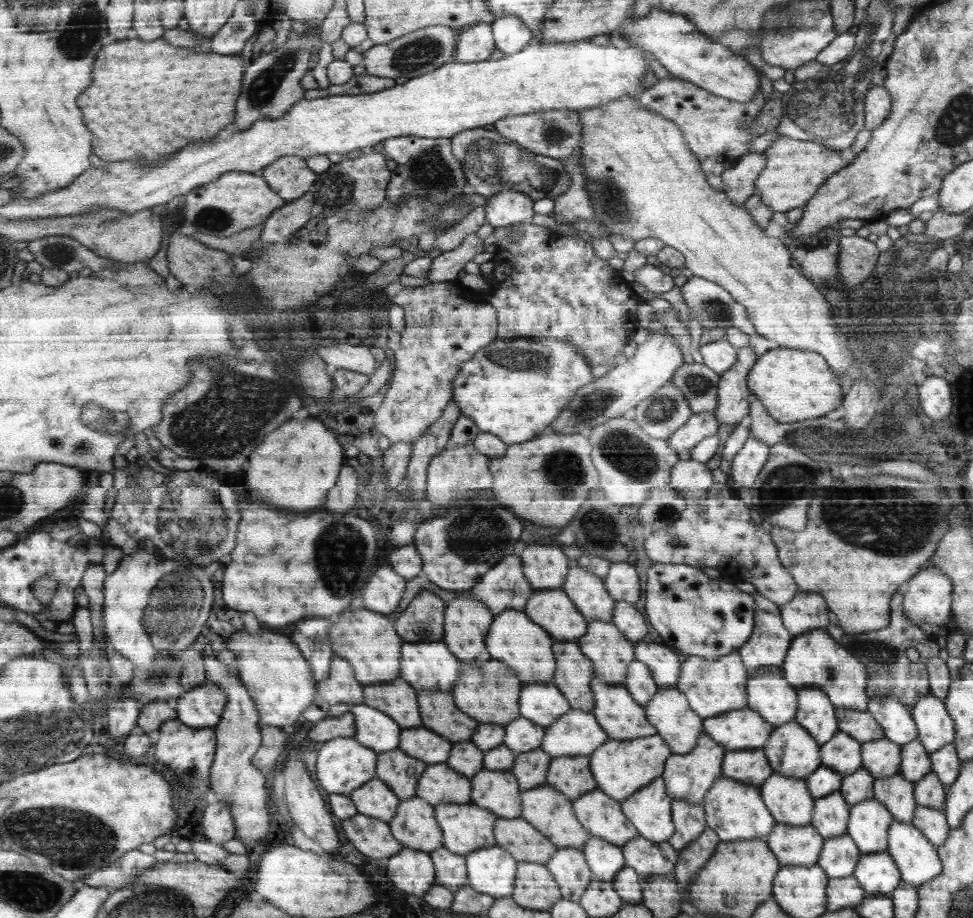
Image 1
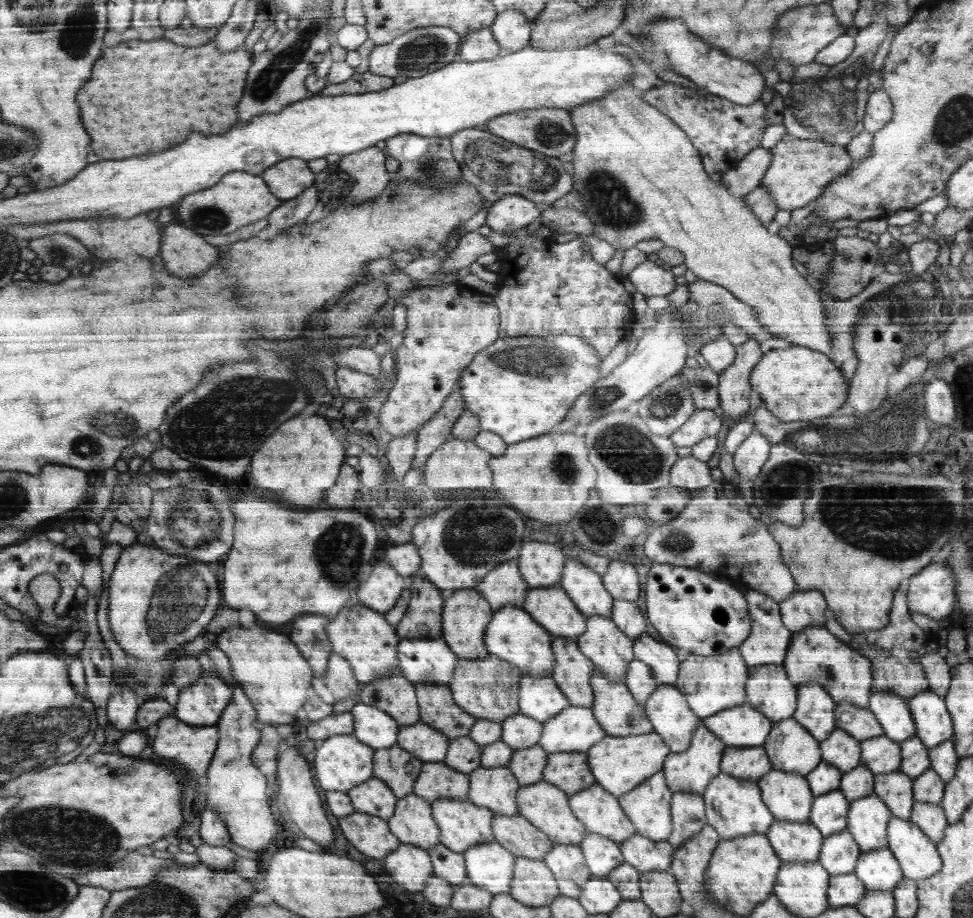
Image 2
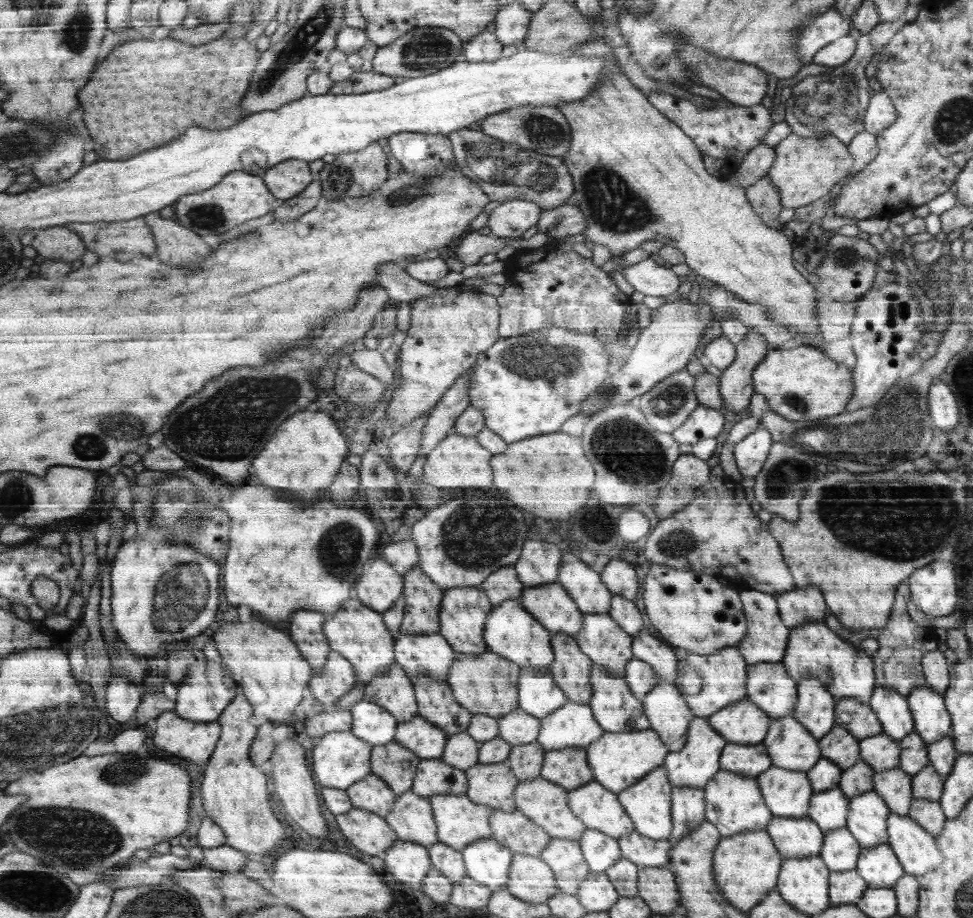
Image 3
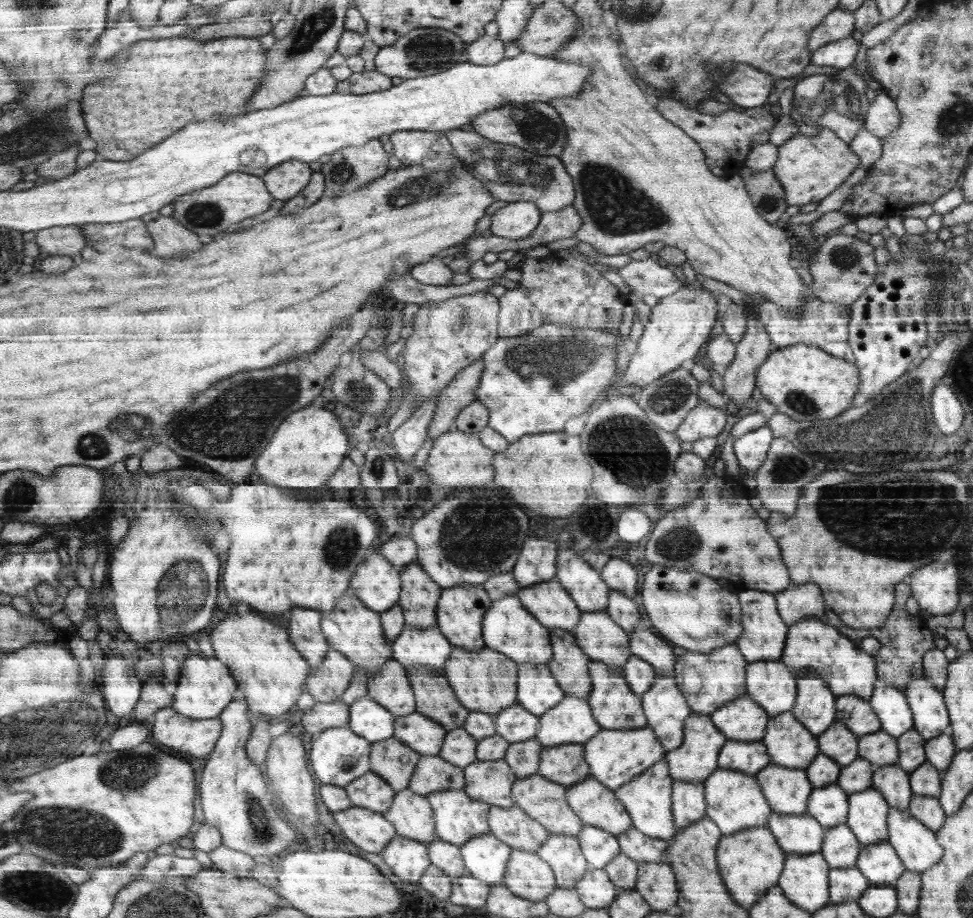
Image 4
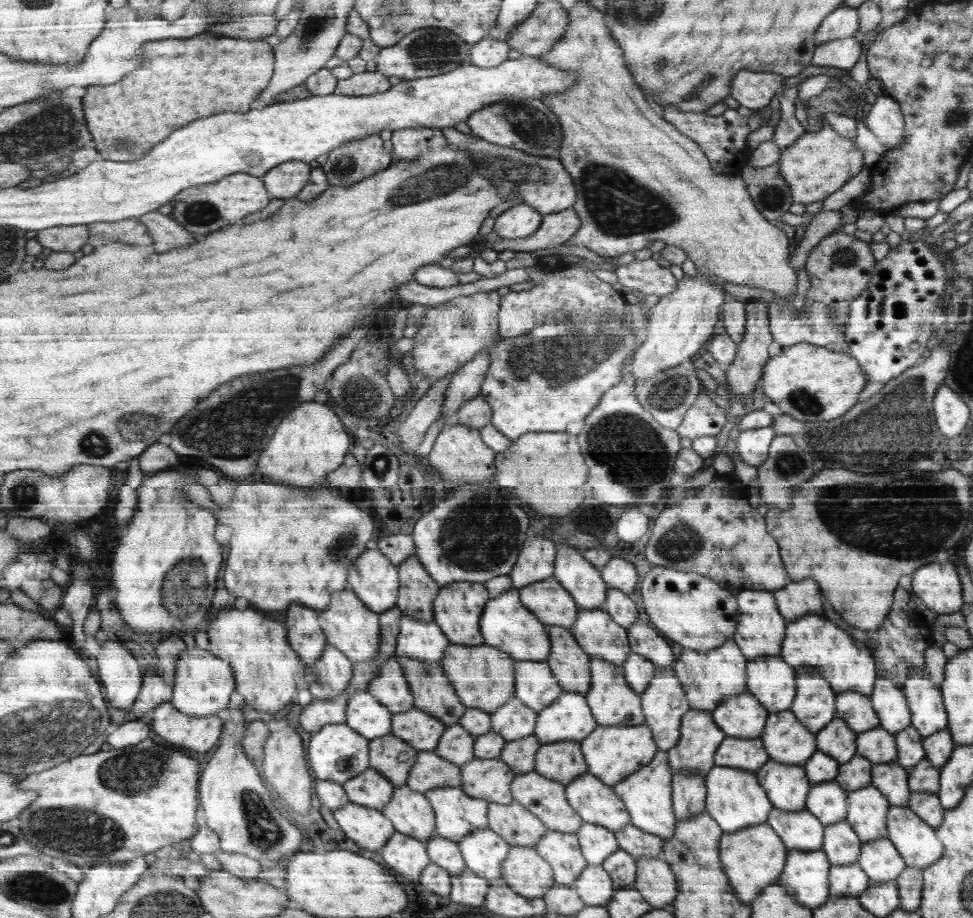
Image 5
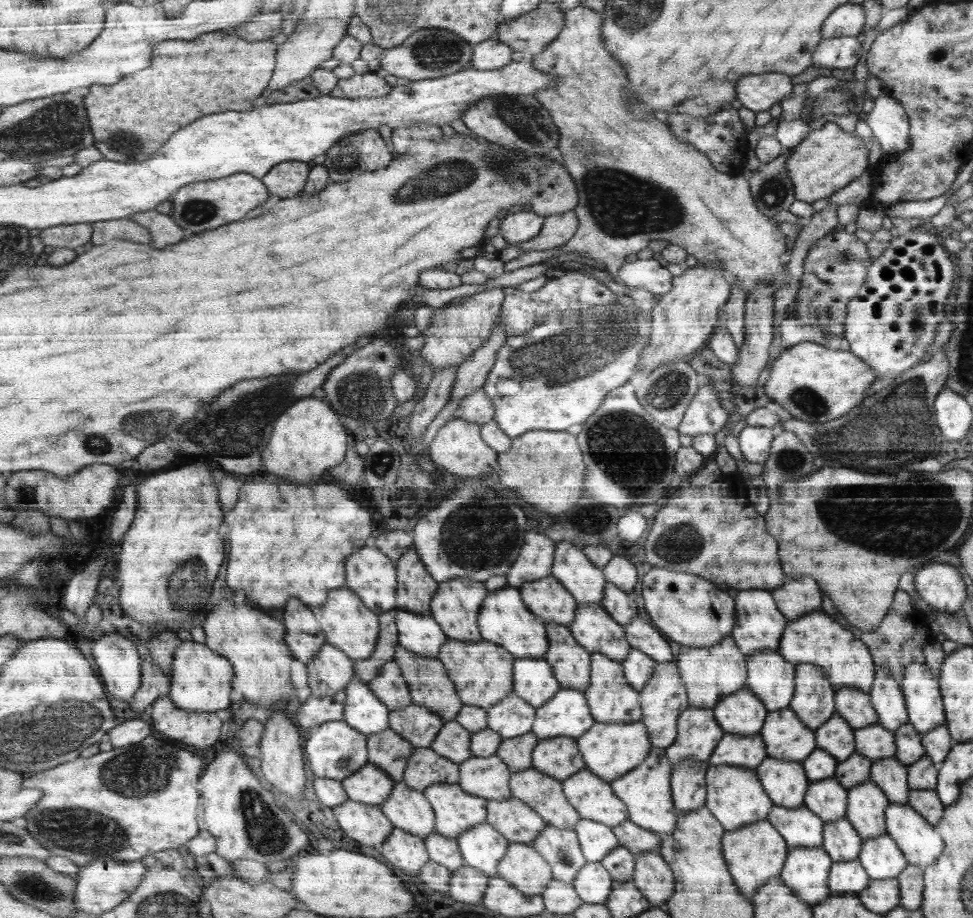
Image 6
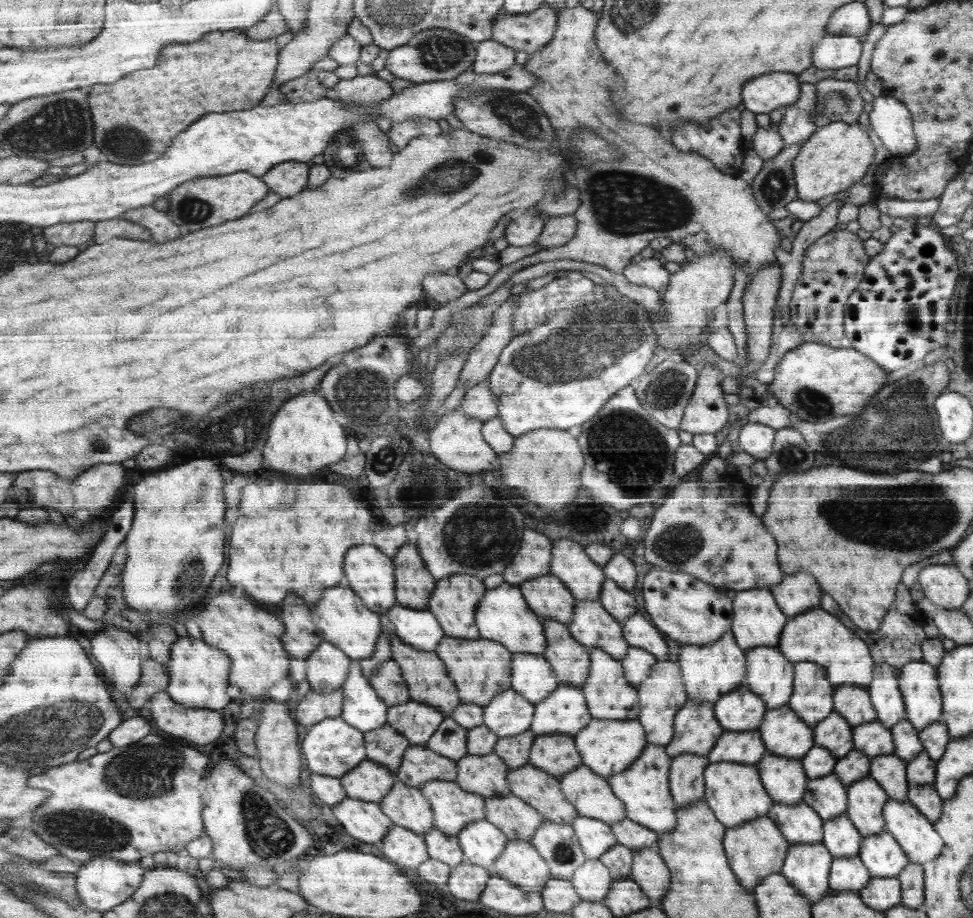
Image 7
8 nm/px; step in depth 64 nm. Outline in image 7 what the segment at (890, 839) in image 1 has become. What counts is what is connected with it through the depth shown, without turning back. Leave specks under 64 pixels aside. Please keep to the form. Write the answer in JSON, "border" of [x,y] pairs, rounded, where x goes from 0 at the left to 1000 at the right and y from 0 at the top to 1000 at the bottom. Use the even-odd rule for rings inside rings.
{"border":[[[913,871],[908,881],[911,904],[919,910],[935,939],[949,942],[966,932],[968,911],[943,879],[933,871]]]}

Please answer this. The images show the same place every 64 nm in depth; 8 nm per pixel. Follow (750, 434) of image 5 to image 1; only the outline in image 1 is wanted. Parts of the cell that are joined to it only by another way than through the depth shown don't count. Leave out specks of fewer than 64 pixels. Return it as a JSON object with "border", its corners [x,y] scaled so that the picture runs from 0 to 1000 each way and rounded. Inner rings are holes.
{"border":[[[769,476],[752,501],[752,527],[757,533],[771,532],[791,501],[792,487],[779,477]]]}

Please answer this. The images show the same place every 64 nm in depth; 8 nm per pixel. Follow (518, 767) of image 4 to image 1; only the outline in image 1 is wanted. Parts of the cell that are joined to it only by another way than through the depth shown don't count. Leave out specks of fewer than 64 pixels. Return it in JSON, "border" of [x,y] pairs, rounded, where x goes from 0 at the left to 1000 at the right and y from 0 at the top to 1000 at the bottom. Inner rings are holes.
{"border":[[[555,815],[530,821],[525,843],[533,852],[536,862],[546,861],[562,854],[562,841],[568,828]]]}

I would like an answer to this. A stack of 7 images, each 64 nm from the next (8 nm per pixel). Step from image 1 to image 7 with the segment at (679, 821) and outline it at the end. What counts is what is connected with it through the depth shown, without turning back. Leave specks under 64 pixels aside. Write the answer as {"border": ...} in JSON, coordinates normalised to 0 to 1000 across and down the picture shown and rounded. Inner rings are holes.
{"border":[[[703,821],[691,828],[691,869],[699,880],[719,874],[724,869],[724,839],[729,832],[726,825],[711,821]]]}

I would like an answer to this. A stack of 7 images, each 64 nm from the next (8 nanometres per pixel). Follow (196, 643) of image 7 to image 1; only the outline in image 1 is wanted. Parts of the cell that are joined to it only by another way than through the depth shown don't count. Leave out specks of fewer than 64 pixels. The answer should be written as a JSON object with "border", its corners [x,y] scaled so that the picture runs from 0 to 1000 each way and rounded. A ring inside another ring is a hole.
{"border":[[[218,741],[192,753],[182,765],[181,772],[189,789],[197,793],[223,793],[234,769],[234,756]]]}

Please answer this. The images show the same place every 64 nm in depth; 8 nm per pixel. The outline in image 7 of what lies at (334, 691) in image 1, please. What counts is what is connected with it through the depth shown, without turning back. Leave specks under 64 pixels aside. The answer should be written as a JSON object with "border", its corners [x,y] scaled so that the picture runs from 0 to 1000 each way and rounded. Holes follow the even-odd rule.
{"border":[[[329,699],[325,708],[313,718],[314,735],[320,752],[339,756],[356,745],[362,717],[343,700]]]}

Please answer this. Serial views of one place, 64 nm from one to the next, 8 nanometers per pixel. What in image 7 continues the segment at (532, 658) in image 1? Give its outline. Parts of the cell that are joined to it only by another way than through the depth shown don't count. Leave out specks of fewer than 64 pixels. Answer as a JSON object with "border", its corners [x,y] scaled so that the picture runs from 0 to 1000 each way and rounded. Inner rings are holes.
{"border":[[[516,634],[510,641],[501,642],[488,668],[492,691],[502,697],[517,700],[523,709],[534,712],[555,712],[562,707],[561,683],[557,673],[543,660],[532,637]]]}

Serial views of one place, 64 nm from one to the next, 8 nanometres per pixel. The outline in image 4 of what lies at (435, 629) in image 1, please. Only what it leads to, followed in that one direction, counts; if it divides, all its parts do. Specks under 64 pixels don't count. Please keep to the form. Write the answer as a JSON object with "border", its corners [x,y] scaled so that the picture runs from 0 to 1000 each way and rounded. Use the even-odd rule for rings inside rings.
{"border":[[[429,612],[415,617],[412,626],[413,645],[409,658],[413,661],[414,682],[431,684],[449,682],[451,651],[456,641]]]}

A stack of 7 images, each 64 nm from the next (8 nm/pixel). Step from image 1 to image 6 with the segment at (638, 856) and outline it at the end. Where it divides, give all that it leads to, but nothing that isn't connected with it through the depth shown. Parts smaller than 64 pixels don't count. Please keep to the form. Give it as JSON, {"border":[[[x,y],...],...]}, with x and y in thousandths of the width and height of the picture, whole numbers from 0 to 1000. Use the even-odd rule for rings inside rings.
{"border":[[[641,895],[637,901],[629,902],[632,905],[636,922],[647,925],[653,932],[660,928],[668,928],[675,925],[680,919],[680,911],[662,901],[654,900],[653,897]]]}

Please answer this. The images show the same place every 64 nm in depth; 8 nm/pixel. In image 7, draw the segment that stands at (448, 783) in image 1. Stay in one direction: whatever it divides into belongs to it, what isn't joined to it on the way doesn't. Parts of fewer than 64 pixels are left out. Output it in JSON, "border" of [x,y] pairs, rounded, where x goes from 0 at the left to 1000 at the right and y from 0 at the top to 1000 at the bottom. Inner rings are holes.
{"border":[[[423,812],[423,817],[419,817],[419,826],[414,826],[415,834],[411,834],[410,850],[417,853],[418,856],[432,858],[440,852],[445,851],[471,851],[472,834],[471,830],[465,829],[462,826],[457,826],[444,817],[441,817],[438,812]]]}

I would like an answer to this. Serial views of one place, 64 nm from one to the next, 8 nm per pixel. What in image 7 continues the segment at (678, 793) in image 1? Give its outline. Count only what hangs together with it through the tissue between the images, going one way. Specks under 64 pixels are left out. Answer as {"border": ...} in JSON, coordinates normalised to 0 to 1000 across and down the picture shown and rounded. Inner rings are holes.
{"border":[[[707,763],[706,767],[695,777],[693,794],[694,800],[690,810],[684,814],[684,819],[691,827],[703,821],[727,825],[735,813],[736,806],[746,797],[735,778],[734,767],[732,765],[717,765],[717,763]]]}

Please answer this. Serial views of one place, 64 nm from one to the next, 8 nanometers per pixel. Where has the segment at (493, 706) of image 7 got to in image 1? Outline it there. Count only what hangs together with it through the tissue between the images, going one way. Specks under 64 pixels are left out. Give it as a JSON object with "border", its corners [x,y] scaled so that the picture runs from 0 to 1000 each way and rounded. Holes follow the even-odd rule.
{"border":[[[536,780],[518,790],[518,795],[517,810],[530,821],[554,816],[561,802],[560,792]]]}

